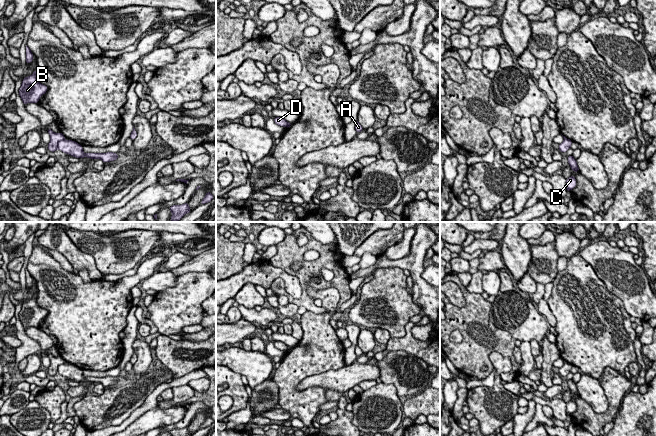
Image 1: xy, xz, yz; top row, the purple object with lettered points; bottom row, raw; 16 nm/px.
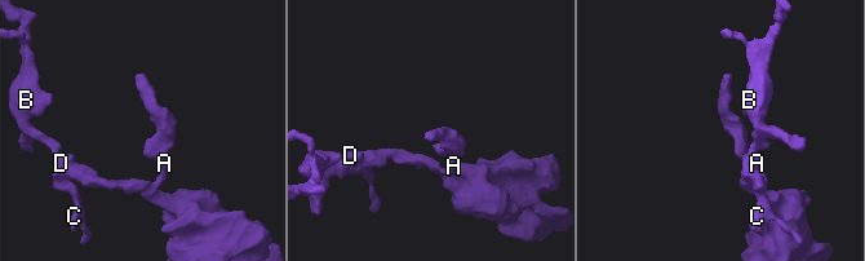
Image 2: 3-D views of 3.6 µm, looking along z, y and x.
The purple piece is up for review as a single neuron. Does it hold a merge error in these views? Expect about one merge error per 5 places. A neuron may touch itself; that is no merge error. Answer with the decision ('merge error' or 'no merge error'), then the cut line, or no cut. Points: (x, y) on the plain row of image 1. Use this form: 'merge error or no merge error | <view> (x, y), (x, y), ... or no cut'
merge error | xy (64, 362), (58, 367), (57, 372)

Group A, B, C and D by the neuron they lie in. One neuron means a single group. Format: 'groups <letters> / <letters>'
groups A / B C D

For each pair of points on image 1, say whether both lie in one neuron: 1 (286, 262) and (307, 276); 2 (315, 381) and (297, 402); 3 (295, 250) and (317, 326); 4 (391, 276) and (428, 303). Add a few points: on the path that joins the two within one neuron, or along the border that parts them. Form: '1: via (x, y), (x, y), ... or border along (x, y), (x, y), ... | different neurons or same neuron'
1: via (288, 268), (294, 273), (301, 274) | same neuron
2: border along (327, 371), (305, 377), (295, 388) | different neurons
3: border along (307, 310), (313, 313), (325, 313), (327, 311) | different neurons
4: border along (411, 295), (412, 300), (422, 309) | different neurons

